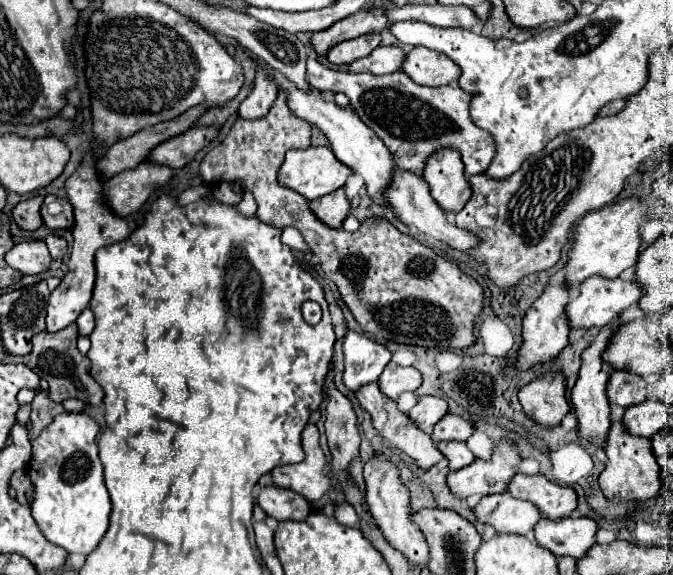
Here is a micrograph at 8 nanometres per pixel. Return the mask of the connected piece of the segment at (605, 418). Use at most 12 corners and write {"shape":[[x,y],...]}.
{"shape":[[620,321],[582,353],[572,405],[582,441],[602,445],[612,427],[602,361]]}

